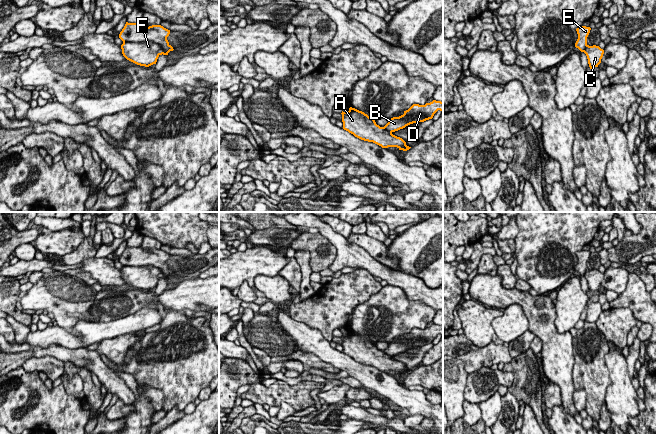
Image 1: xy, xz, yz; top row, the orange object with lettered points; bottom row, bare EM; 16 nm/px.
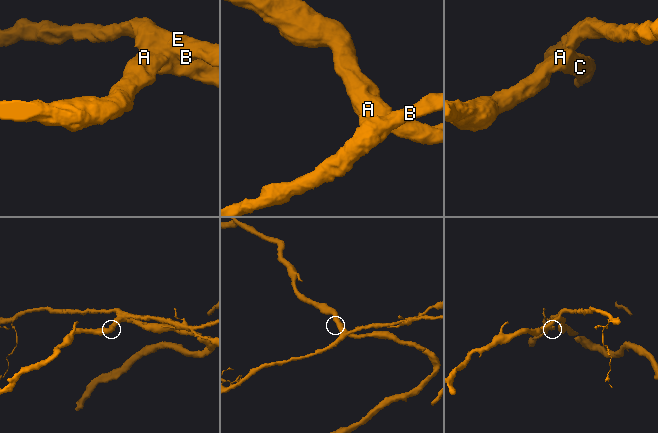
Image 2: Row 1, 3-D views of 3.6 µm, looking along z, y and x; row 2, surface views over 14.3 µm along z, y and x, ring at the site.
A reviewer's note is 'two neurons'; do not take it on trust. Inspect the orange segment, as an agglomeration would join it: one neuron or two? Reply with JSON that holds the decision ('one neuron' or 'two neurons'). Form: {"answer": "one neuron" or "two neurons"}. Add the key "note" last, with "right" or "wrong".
{"answer": "one neuron", "note": "wrong"}

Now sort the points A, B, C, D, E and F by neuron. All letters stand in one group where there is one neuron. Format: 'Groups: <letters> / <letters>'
Groups: A B C D E F

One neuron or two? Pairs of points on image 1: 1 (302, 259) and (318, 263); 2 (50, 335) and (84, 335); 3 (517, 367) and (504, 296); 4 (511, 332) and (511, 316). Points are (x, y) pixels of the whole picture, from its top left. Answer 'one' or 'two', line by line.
1: two
2: one
3: two
4: one

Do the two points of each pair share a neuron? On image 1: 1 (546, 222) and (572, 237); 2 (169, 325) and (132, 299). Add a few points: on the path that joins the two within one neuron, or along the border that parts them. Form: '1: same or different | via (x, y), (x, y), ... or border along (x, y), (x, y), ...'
1: same | via (552, 222), (557, 222), (566, 231)
2: different | border along (168, 310), (176, 310), (183, 313)

